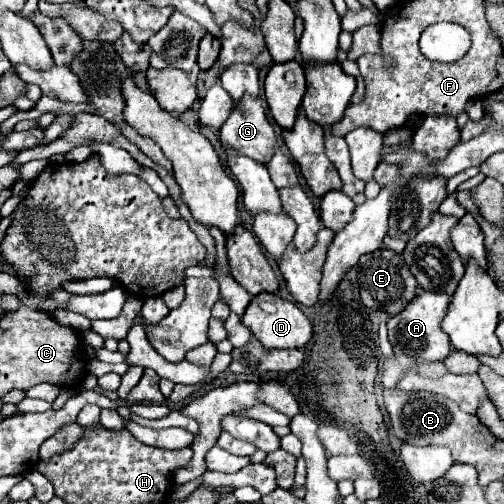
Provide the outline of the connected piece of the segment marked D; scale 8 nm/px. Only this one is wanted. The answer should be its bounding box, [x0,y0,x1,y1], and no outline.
[242,292,312,348]

